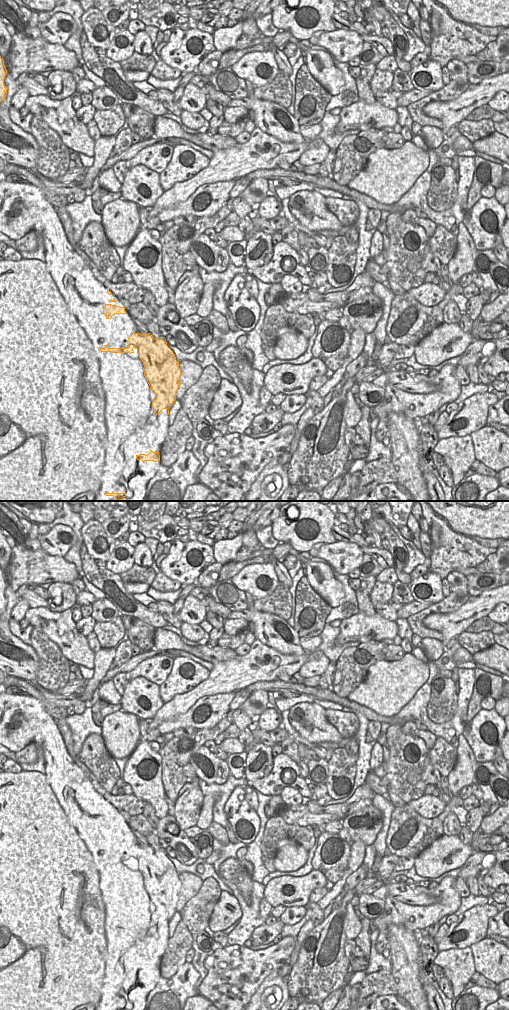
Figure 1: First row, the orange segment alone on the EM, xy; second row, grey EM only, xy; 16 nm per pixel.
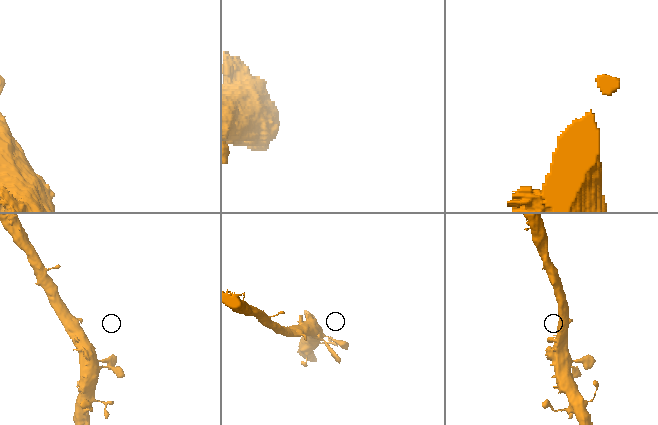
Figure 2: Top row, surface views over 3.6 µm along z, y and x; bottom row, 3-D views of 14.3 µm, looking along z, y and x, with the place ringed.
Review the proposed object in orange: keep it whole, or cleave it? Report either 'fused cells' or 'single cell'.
fused cells

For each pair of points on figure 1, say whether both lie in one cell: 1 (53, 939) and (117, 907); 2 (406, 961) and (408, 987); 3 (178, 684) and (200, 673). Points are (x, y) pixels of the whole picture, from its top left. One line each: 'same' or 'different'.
1: different
2: same
3: same

